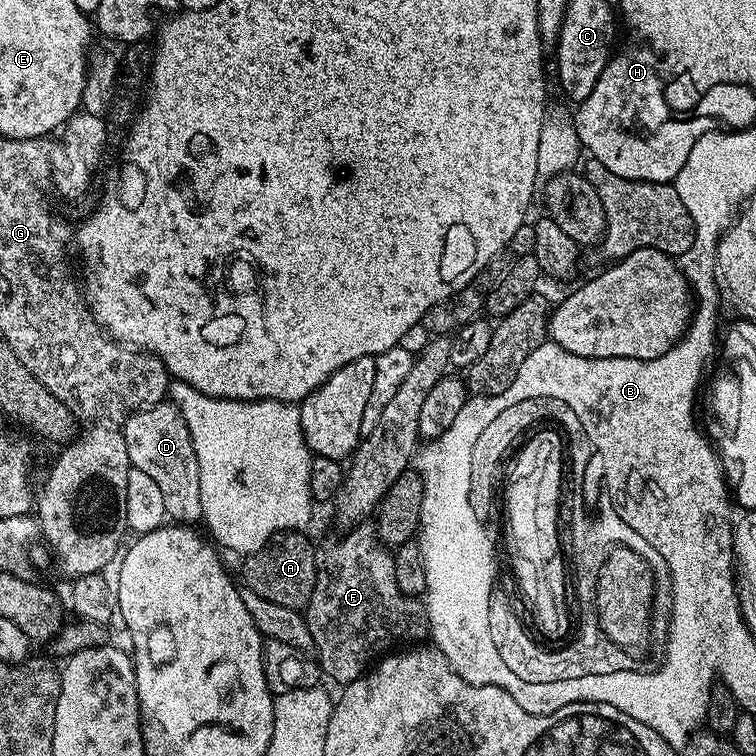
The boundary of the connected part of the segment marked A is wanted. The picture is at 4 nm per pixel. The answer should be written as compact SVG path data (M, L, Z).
M284 534L267 548L245 559L243 587L249 588L258 598L276 602L278 606L307 609L316 585L316 548L304 534Z

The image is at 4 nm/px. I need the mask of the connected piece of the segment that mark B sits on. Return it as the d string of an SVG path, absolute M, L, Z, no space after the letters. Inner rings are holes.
M704 308L698 309L700 320L692 320L682 339L666 350L666 354L653 360L582 358L578 354L570 354L570 350L562 350L562 346L545 342L534 350L534 354L530 354L530 358L526 358L526 362L522 362L514 382L510 382L502 394L468 399L462 410L458 410L458 418L454 418L450 430L436 440L427 441L418 452L418 471L424 483L418 543L422 550L422 562L426 566L424 596L428 609L428 630L431 643L446 654L452 669L471 684L498 686L506 690L506 694L510 694L514 702L518 702L518 706L522 706L522 710L531 716L549 716L562 706L578 702L610 704L650 726L650 730L657 732L674 750L682 749L706 720L700 715L704 704L692 704L692 688L700 684L700 692L704 692L704 684L708 684L708 668L700 672L700 664L696 664L696 660L700 660L700 644L708 644L708 632L704 632L704 624L708 624L708 620L700 620L700 584L720 584L716 600L728 600L728 596L734 595L734 586L728 588L728 535L734 531L732 504L728 501L728 488L724 485L720 460L711 442L701 432L698 406L690 406L690 426L684 426L690 432L690 442L686 442L688 446L672 446L672 400L698 402L696 391L700 388L700 378L706 372L700 367L700 360L704 360L704 352L708 352L708 336L712 336L712 332L708 332L708 312L704 312ZM524 396L560 396L560 400L568 400L568 404L580 412L584 428L592 432L592 440L596 440L596 444L600 444L600 452L604 452L604 464L608 464L608 484L612 484L616 508L624 512L623 521L628 520L628 524L632 524L632 528L636 528L637 534L646 542L656 544L656 548L668 556L668 564L672 564L672 579L676 582L676 619L668 624L668 639L662 644L664 665L657 672L635 670L597 680L583 675L577 679L561 679L557 684L524 684L512 675L509 668L500 664L500 660L496 660L496 648L492 648L492 640L488 640L488 608L492 628L516 628L522 623L513 601L512 604L508 601L500 585L499 572L492 565L492 540L488 537L488 531L492 528L488 521L492 516L492 487L496 484L500 459L507 454L512 443L517 443L516 436L523 437L536 426L531 424L544 419L553 421L555 416L560 416L556 424L566 433L567 443L576 440L576 445L572 447L576 454L570 458L570 464L580 464L580 473L574 478L582 478L587 466L594 464L586 458L586 440L580 432L576 416L566 404L550 398L522 402ZM476 436L480 436L480 440L472 458L472 504L476 508L472 516L472 508L468 508L468 456L472 456L472 440L476 440Z

